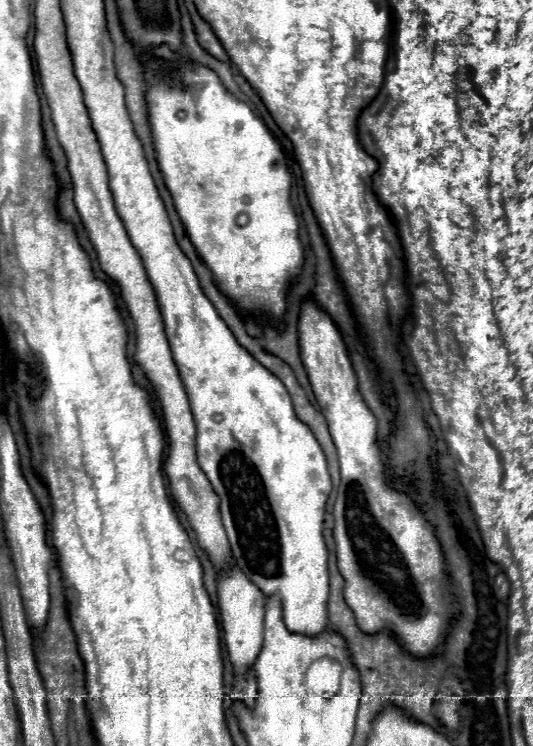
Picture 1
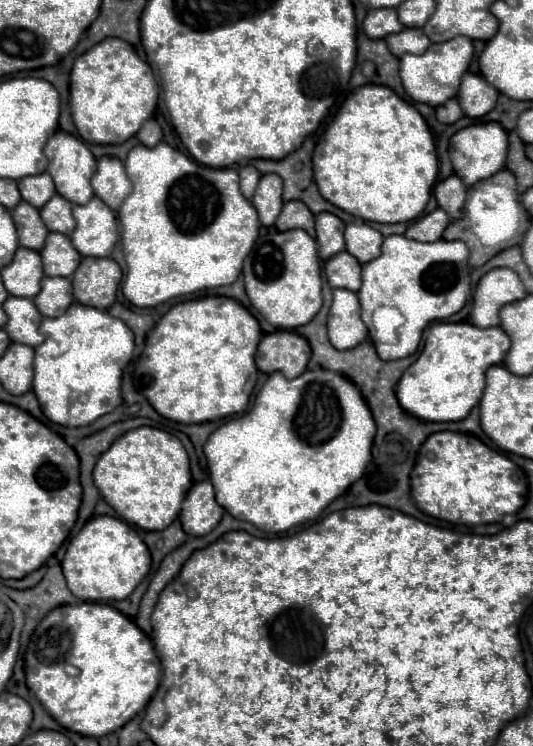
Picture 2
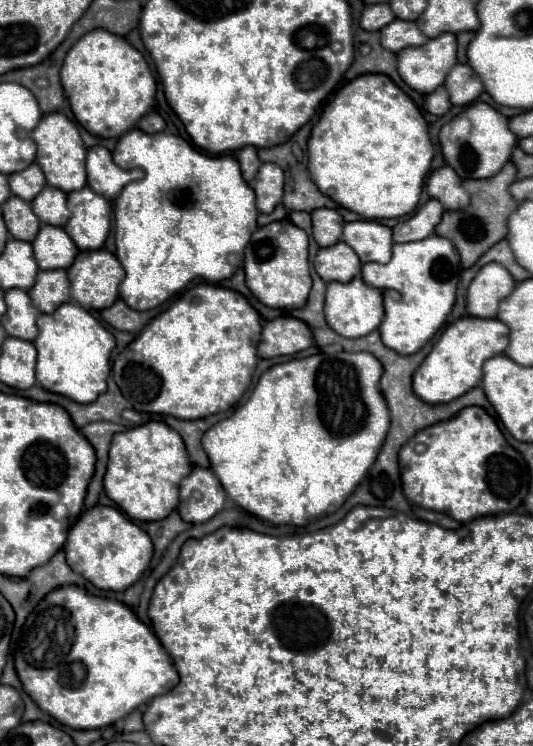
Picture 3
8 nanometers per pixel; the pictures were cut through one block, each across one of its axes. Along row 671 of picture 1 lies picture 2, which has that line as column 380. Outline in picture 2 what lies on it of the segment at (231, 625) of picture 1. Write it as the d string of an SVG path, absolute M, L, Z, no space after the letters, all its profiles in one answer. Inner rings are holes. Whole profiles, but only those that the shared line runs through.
M348 224L344 230L346 238L346 250L360 260L360 264L366 264L380 256L380 246L382 246L382 234L374 230L368 224Z

